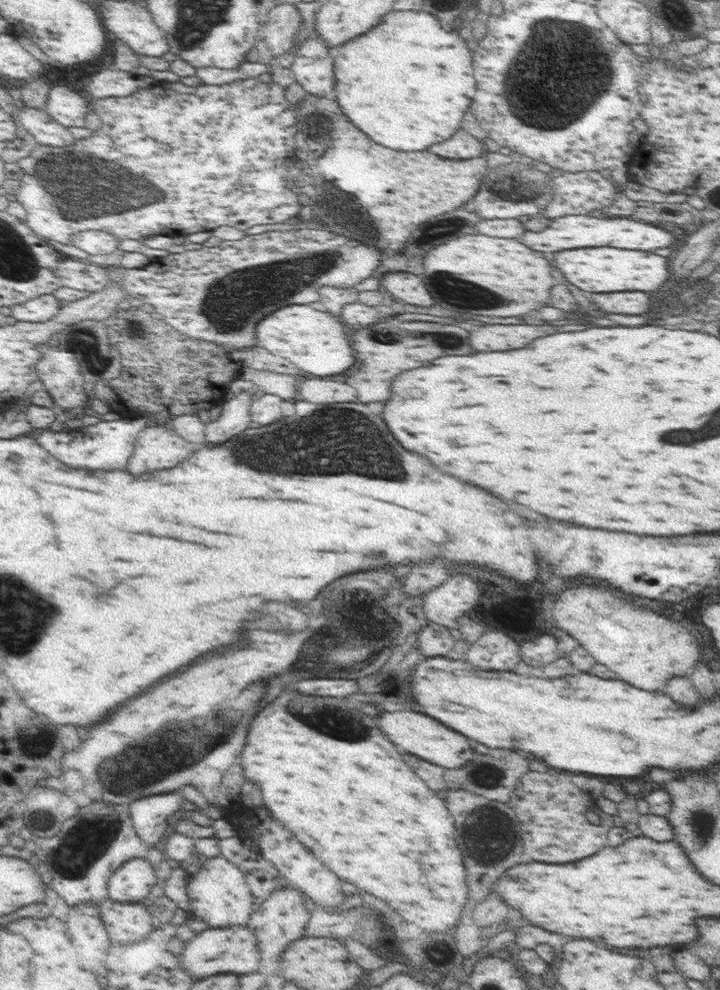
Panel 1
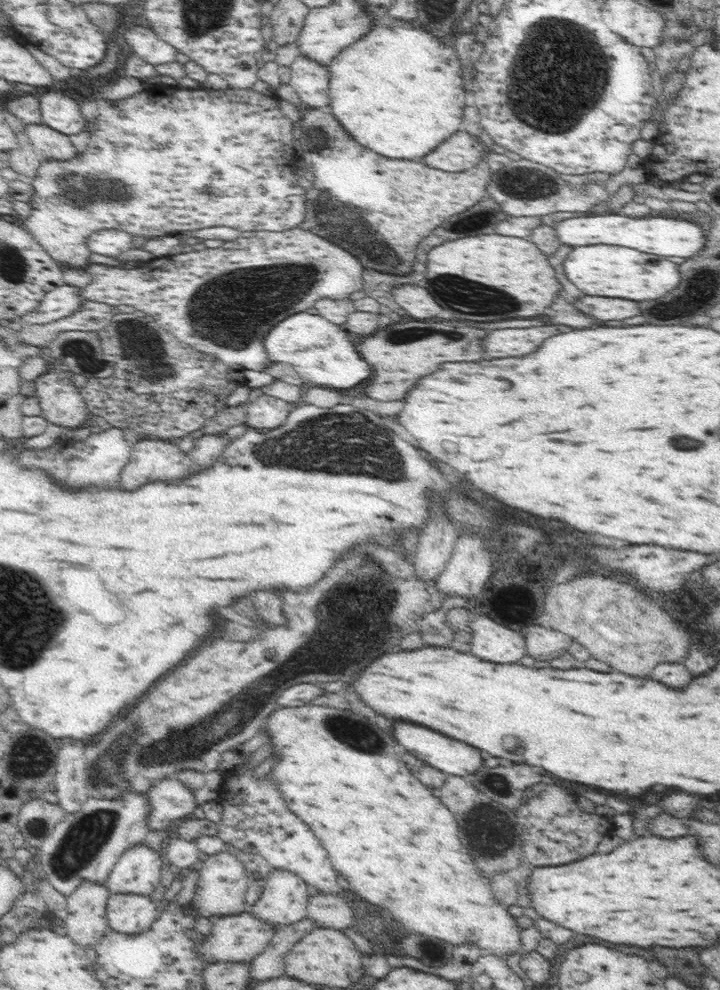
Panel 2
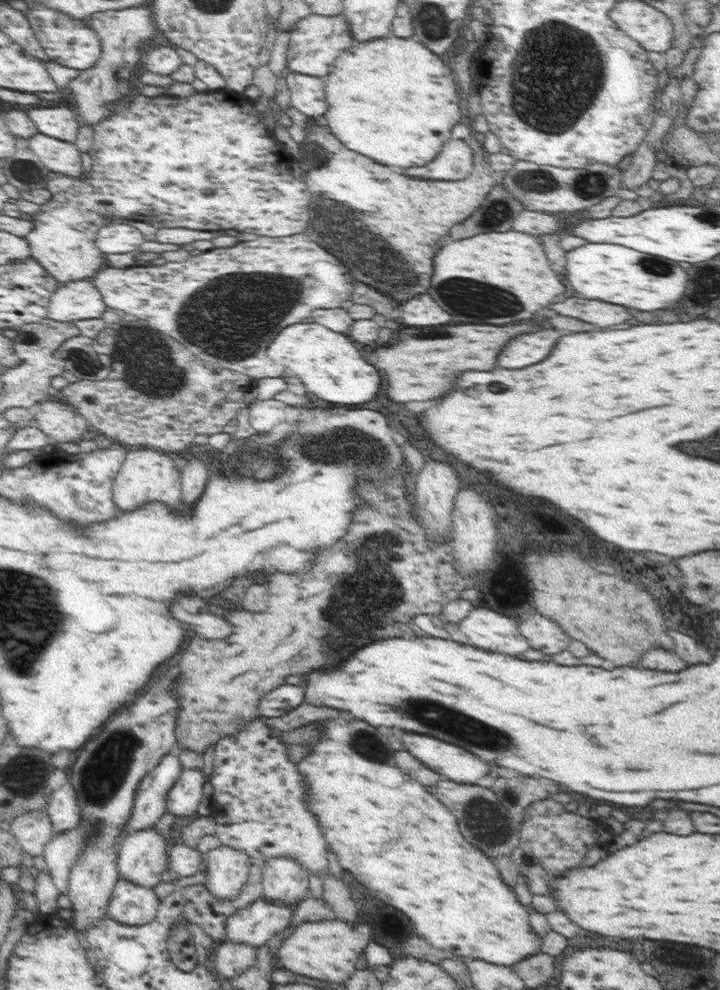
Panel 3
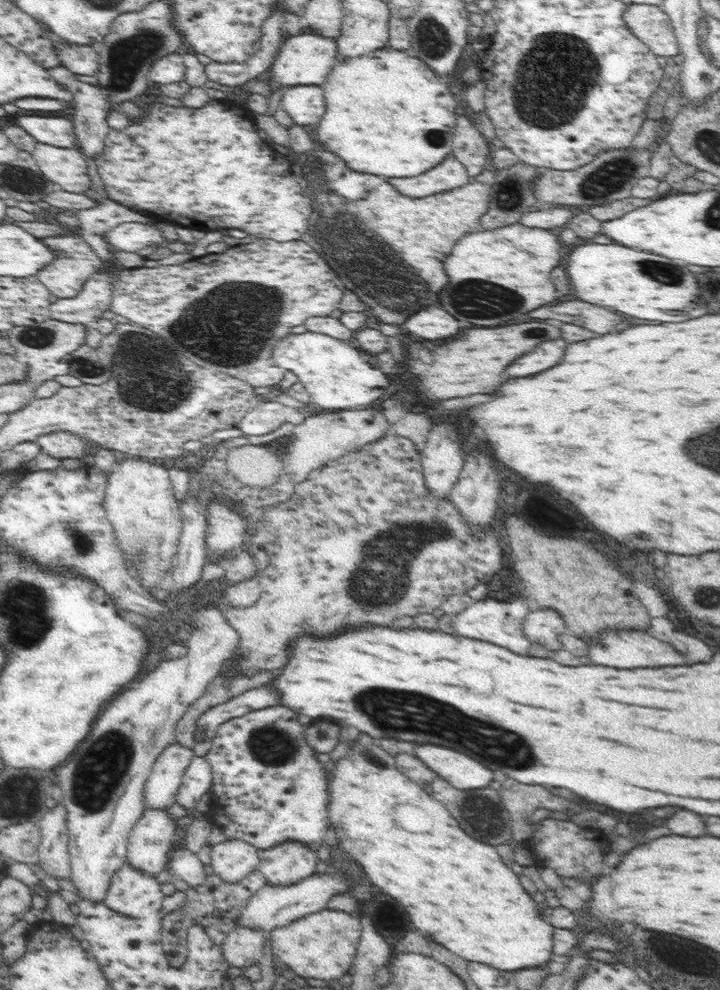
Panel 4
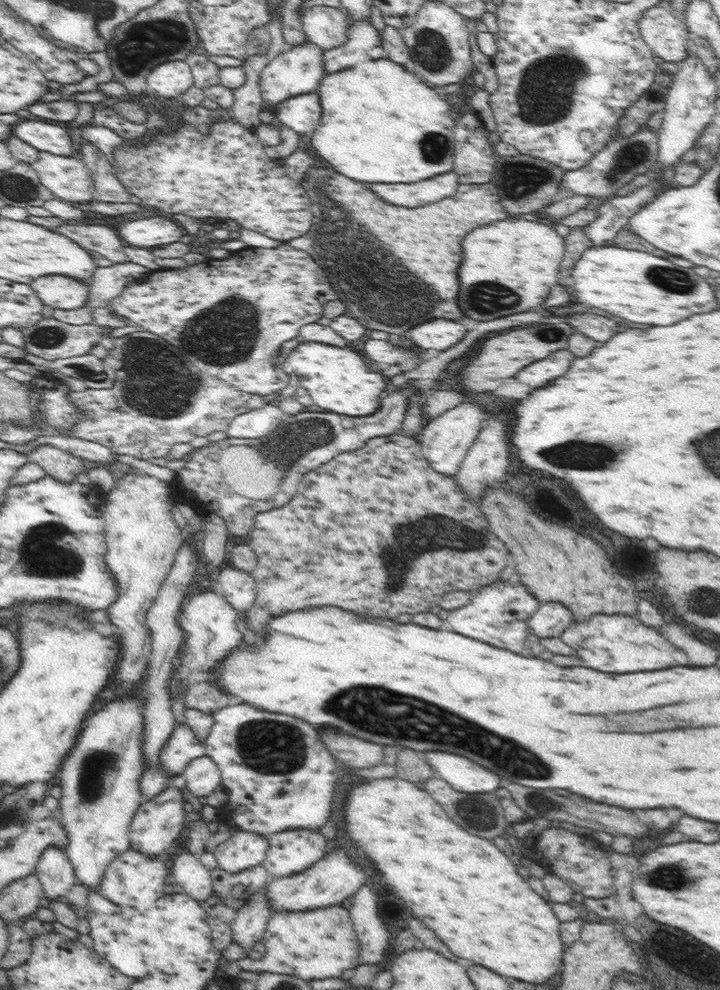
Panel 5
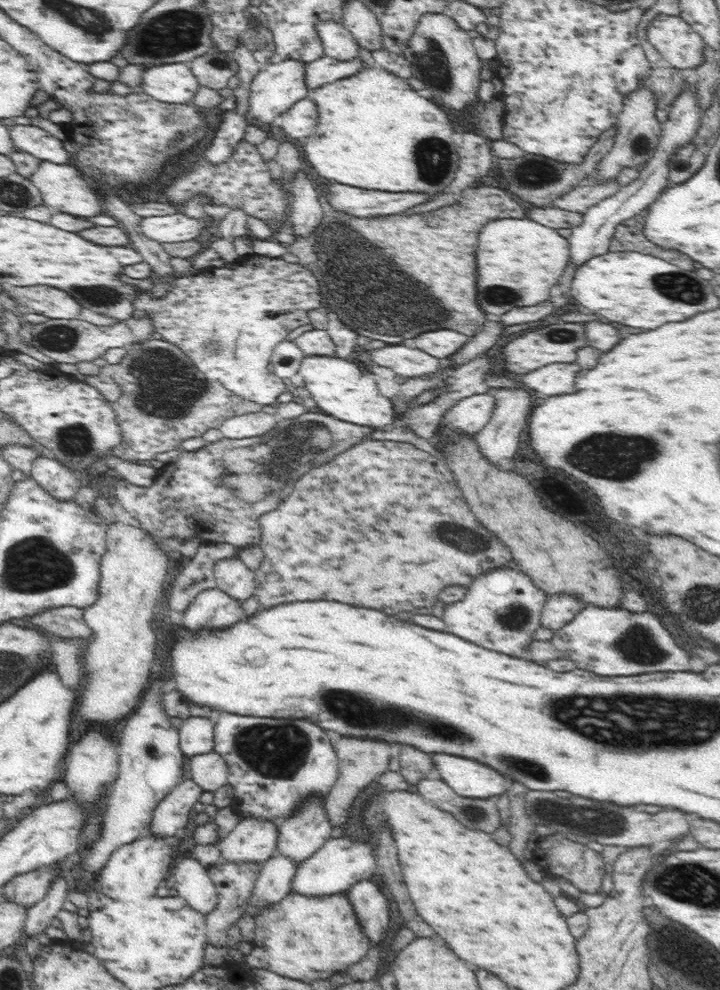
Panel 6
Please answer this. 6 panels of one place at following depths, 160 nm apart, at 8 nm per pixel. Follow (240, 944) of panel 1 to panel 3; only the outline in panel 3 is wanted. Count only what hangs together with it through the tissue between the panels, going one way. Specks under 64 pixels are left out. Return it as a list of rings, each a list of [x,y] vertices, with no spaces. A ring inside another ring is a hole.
[[[261,897],[238,910],[225,922],[225,940],[261,947],[290,926],[295,906],[275,904]]]

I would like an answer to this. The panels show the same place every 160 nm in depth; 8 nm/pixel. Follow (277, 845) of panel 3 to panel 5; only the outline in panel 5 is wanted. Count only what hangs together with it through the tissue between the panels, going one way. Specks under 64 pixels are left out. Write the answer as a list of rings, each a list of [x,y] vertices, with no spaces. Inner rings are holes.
[[[240,704],[240,706],[230,706],[230,708],[222,708],[214,714],[214,724],[206,736],[204,742],[205,755],[209,756],[218,766],[221,773],[221,784],[226,788],[228,801],[224,804],[226,810],[231,812],[231,821],[238,826],[238,829],[246,832],[255,832],[262,836],[270,837],[276,832],[284,830],[321,830],[322,826],[330,819],[330,810],[332,810],[332,798],[334,798],[334,786],[336,788],[339,772],[341,770],[338,762],[330,754],[326,745],[320,740],[318,728],[308,724],[305,720],[296,718],[286,714],[272,714],[272,712],[264,712],[258,708],[252,708],[250,704]]]

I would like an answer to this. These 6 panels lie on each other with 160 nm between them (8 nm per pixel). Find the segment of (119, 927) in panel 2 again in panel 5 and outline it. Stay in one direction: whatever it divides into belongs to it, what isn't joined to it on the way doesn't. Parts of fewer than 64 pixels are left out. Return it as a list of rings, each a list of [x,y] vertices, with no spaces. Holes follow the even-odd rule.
[[[130,848],[126,852],[118,854],[108,864],[108,868],[104,870],[104,876],[100,880],[98,892],[114,904],[140,910],[146,909],[165,895],[164,886],[170,881],[168,860],[169,857],[163,856],[150,858]]]

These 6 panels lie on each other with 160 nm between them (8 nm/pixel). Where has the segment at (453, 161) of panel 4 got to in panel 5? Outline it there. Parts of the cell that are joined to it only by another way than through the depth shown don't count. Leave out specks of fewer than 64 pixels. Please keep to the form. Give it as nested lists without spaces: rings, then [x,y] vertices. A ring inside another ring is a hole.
[[[452,170],[414,184],[367,184],[378,197],[401,207],[417,207],[451,197],[461,186]]]

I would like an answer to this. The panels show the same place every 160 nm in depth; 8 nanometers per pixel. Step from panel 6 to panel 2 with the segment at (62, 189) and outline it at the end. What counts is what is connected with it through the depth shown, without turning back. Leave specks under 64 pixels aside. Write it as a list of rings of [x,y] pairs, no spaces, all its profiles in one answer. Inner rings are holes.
[[[43,122],[26,124],[24,132],[28,135],[32,147],[46,160],[68,162],[78,154],[68,135],[50,128]]]

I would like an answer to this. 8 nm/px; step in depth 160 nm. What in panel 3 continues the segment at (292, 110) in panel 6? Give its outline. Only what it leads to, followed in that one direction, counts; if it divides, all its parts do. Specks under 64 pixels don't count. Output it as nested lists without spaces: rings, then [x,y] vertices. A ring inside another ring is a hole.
[[[290,71],[284,79],[290,91],[291,106],[307,117],[322,116],[328,110],[322,78]]]

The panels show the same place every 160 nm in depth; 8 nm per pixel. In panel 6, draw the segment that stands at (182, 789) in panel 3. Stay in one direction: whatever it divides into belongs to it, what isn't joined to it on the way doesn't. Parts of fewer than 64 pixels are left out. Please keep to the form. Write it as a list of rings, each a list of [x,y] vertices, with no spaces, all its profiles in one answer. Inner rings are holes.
[[[217,752],[190,757],[191,779],[206,792],[214,792],[228,782],[228,765]]]

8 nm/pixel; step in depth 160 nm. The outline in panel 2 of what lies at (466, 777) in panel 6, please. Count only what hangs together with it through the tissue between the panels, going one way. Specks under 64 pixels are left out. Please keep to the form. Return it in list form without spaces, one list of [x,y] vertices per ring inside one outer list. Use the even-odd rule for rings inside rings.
[[[396,722],[394,724],[394,738],[406,748],[410,750],[410,754],[414,754],[416,758],[424,760],[426,764],[444,772],[446,774],[456,774],[456,776],[470,776],[472,773],[476,774],[478,768],[482,768],[482,756],[476,748],[460,742],[460,740],[454,740],[454,738],[448,738],[440,732],[434,732],[426,726],[420,726],[420,724],[412,724],[412,722]]]

